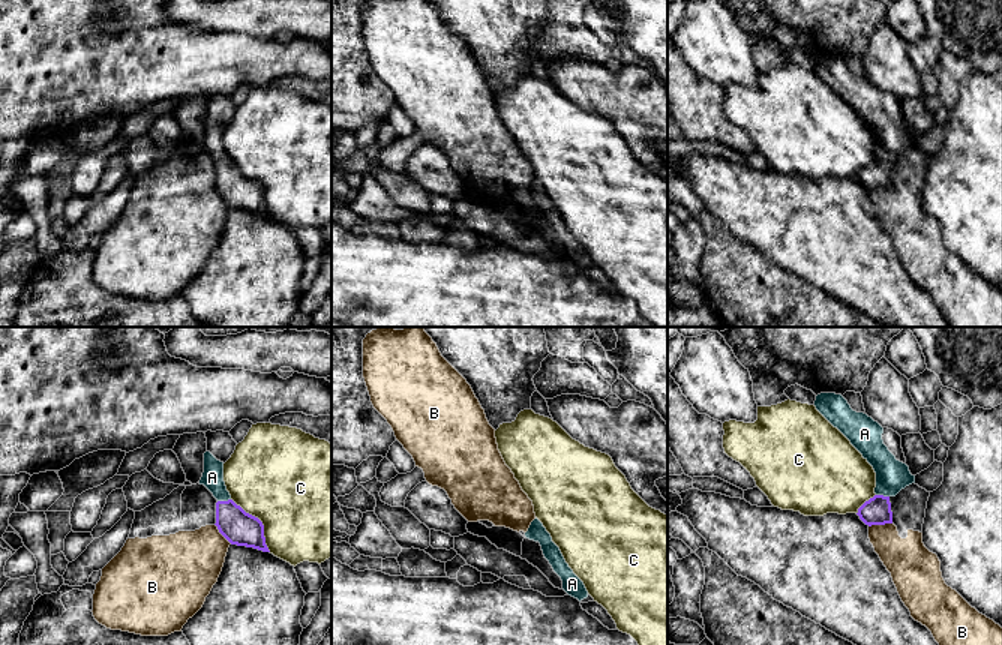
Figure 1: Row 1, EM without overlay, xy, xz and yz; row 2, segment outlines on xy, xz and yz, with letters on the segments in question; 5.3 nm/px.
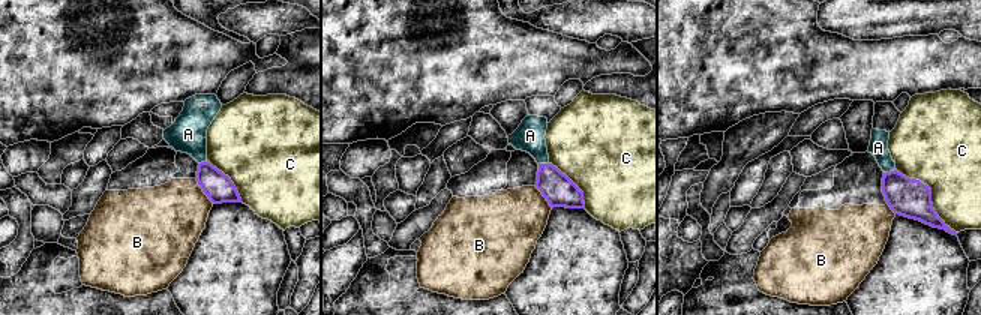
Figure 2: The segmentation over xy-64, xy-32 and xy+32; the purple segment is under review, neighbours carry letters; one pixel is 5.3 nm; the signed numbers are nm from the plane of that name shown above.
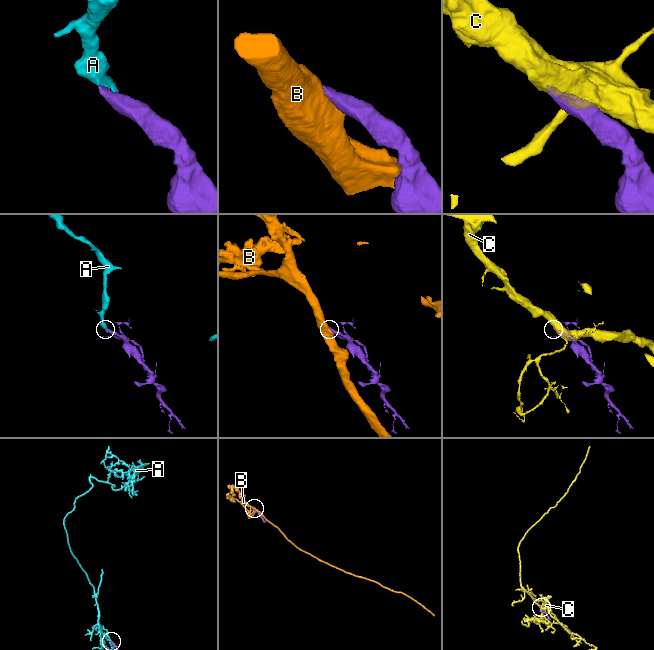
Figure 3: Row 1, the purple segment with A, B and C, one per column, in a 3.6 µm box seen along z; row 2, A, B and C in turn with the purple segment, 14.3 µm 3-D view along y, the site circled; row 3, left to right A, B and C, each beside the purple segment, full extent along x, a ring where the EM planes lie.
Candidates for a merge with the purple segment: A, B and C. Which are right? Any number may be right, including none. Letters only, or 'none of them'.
A

